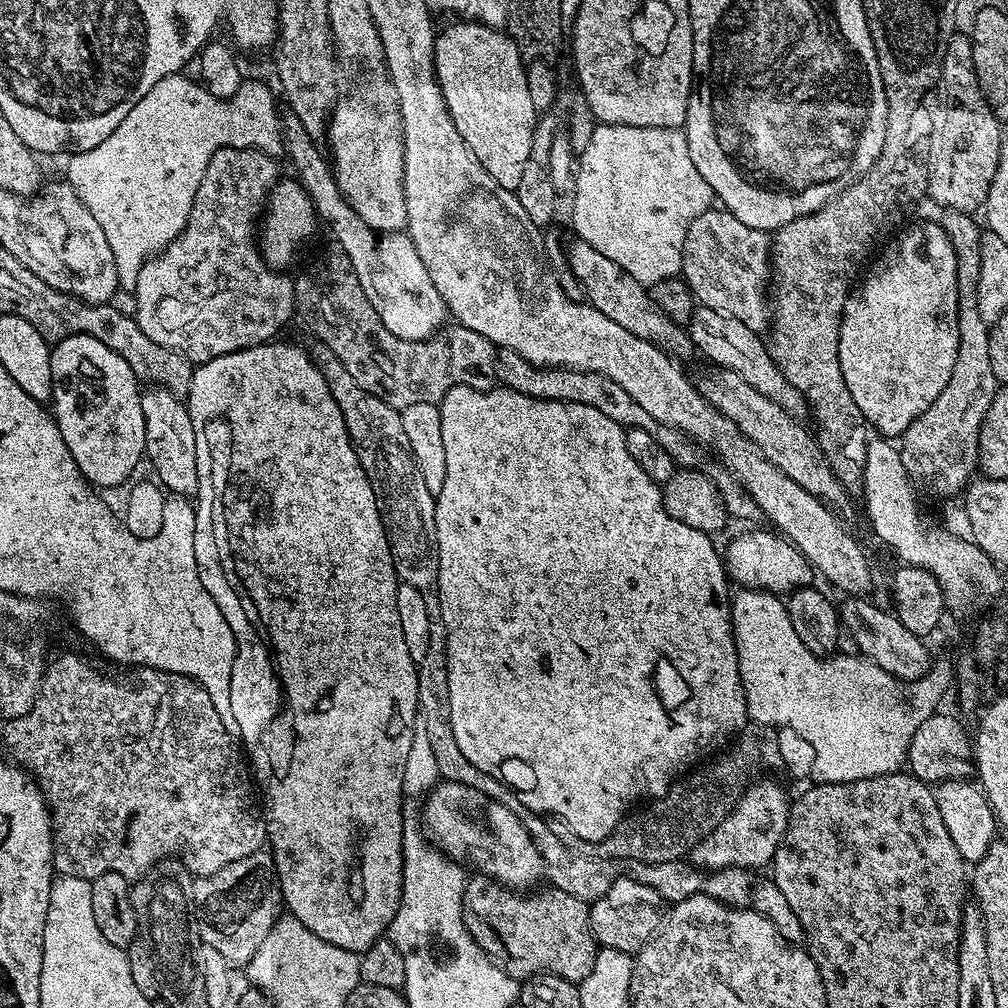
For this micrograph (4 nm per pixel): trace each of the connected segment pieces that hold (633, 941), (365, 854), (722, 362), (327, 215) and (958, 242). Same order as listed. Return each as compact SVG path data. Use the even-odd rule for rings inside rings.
M620 876L614 882L614 886L610 886L610 890L606 890L606 894L602 898L591 901L588 909L590 926L592 927L592 933L597 945L600 948L622 950L629 954L639 952L656 935L656 930L662 923L662 908L660 912L660 904L662 905L662 897L656 889L646 886L642 882L634 882L634 878L630 878L629 876Z
M276 343L222 354L193 367L186 403L194 422L194 442L198 446L194 562L198 562L198 578L202 578L206 594L218 602L218 610L222 610L222 618L226 618L226 626L230 626L234 634L236 657L226 703L232 710L231 723L240 727L238 736L246 745L246 756L266 805L267 843L280 879L283 907L298 918L306 930L314 930L318 938L342 946L342 950L362 954L391 929L402 898L402 838L406 815L402 770L406 770L406 757L410 755L418 723L418 665L406 650L402 622L398 622L398 581L380 507L376 504L370 478L366 478L366 470L362 470L348 437L342 410L338 410L338 402L334 402L334 394L330 394L330 386L326 386L326 378L311 355L296 344Z
M697 306L686 331L693 349L697 348L706 359L713 360L717 369L733 372L738 374L738 378L742 378L742 382L750 382L750 386L754 386L758 394L766 394L766 398L783 405L789 403L791 396L797 395L796 388L786 382L784 375L770 358L765 341L754 330L750 330L750 326L738 322L738 318L730 318L726 314L718 314L718 310Z
M280 112L280 131L284 133L287 159L292 159L295 175L308 192L319 223L332 231L333 238L340 243L337 244L339 251L350 258L354 274L358 274L358 282L382 326L403 340L429 340L435 336L449 323L450 313L446 302L442 302L442 294L438 294L434 282L430 282L430 274L426 274L426 266L422 266L422 258L418 258L418 250L414 250L407 231L376 232L362 222L358 213L344 201L325 153L323 156L312 145L314 137L301 126L293 112Z
M951 210L943 213L938 222L946 230L946 238L950 238L950 246L954 246L958 258L958 358L954 362L954 371L950 374L950 382L942 389L942 394L934 398L934 406L930 410L922 410L914 422L899 437L898 447L902 466L909 480L917 489L920 488L928 496L937 496L944 500L947 496L959 497L967 489L970 481L977 475L980 462L980 427L996 397L998 382L994 378L994 366L990 366L990 342L988 333L990 325L982 322L978 314L978 278L982 270L980 258L980 238L982 228L976 225L976 216L966 212Z

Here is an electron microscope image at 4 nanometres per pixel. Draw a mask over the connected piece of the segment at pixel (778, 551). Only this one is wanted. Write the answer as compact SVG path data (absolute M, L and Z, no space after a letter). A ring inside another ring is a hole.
M765 528L734 537L728 549L723 549L724 570L729 581L740 588L757 588L760 592L773 594L791 594L797 588L809 587L814 577L812 564L787 538Z

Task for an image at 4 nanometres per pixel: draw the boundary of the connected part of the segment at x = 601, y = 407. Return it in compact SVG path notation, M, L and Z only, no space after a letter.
M501 348L496 353L496 378L503 387L514 390L518 394L526 394L530 398L539 400L565 400L582 406L594 406L594 410L606 414L606 418L614 418L614 422L625 425L628 428L641 428L647 432L655 432L658 438L658 446L670 454L670 458L676 465L684 470L696 470L700 465L701 445L693 442L677 428L671 428L665 424L657 424L656 420L618 386L618 382L610 382L602 374L583 372L573 368L542 368L539 364L531 364L522 354L518 354L509 348Z

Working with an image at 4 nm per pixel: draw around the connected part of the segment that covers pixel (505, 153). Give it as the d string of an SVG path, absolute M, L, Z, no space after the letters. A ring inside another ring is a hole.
M456 22L460 24L452 24L444 33L436 36L436 80L440 83L440 93L446 102L446 110L450 114L450 118L454 118L454 126L458 130L458 134L462 134L462 138L470 146L470 150L474 150L474 158L478 158L478 162L482 162L482 166L490 174L490 178L494 178L494 182L498 182L498 186L515 190L522 182L522 174L528 165L530 158L530 150L532 149L532 136L536 133L536 122L538 113L534 102L530 102L530 86L526 82L526 60L520 55L520 47L516 45L515 40L508 35L507 31L491 28L485 24L475 22Z

